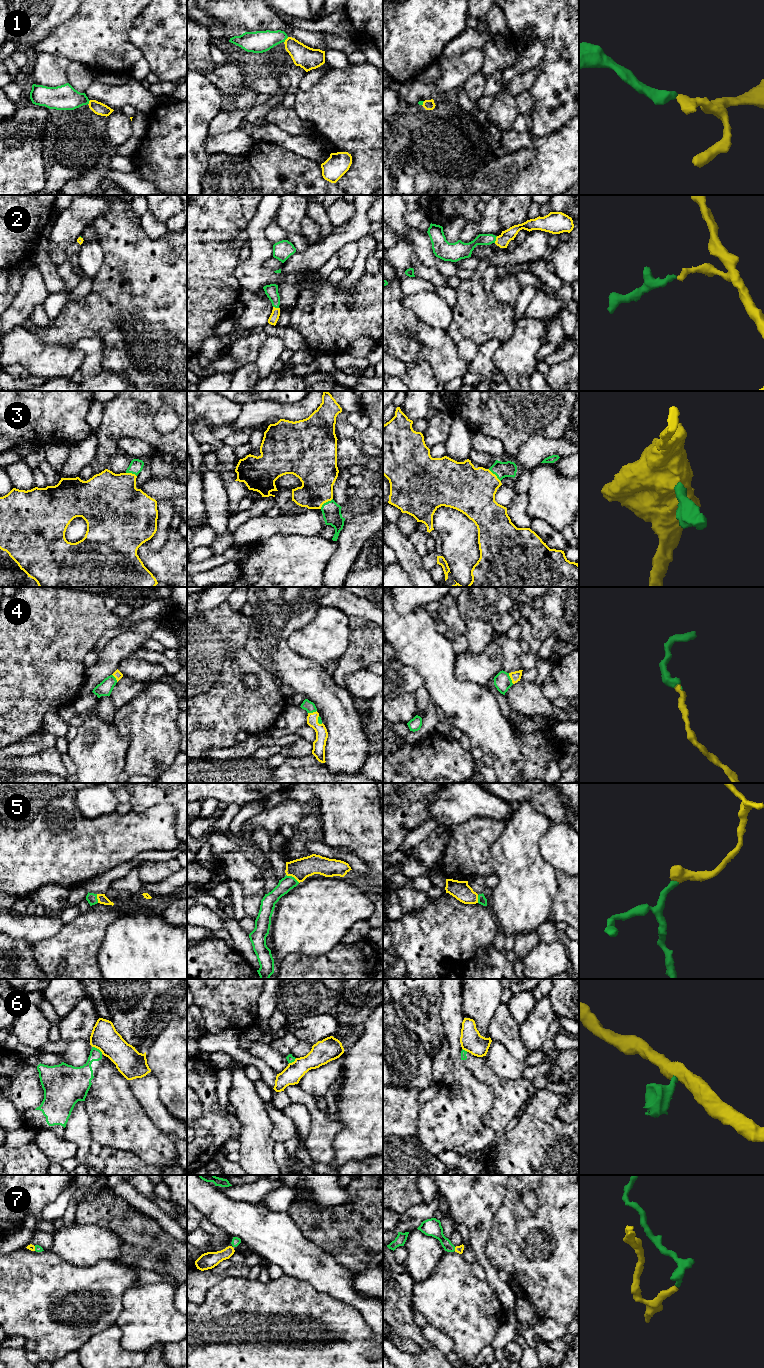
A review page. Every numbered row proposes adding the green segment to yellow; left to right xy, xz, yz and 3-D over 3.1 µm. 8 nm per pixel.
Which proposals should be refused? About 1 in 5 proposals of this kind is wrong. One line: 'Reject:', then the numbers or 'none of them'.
Reject: 6

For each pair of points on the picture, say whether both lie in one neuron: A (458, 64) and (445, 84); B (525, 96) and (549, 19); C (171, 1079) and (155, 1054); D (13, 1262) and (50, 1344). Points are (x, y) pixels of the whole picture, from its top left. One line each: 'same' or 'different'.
A: same
B: different
C: same
D: same

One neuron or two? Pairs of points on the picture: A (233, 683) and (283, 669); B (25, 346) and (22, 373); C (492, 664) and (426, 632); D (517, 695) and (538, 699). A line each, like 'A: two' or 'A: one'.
A: two
B: two
C: two
D: one

